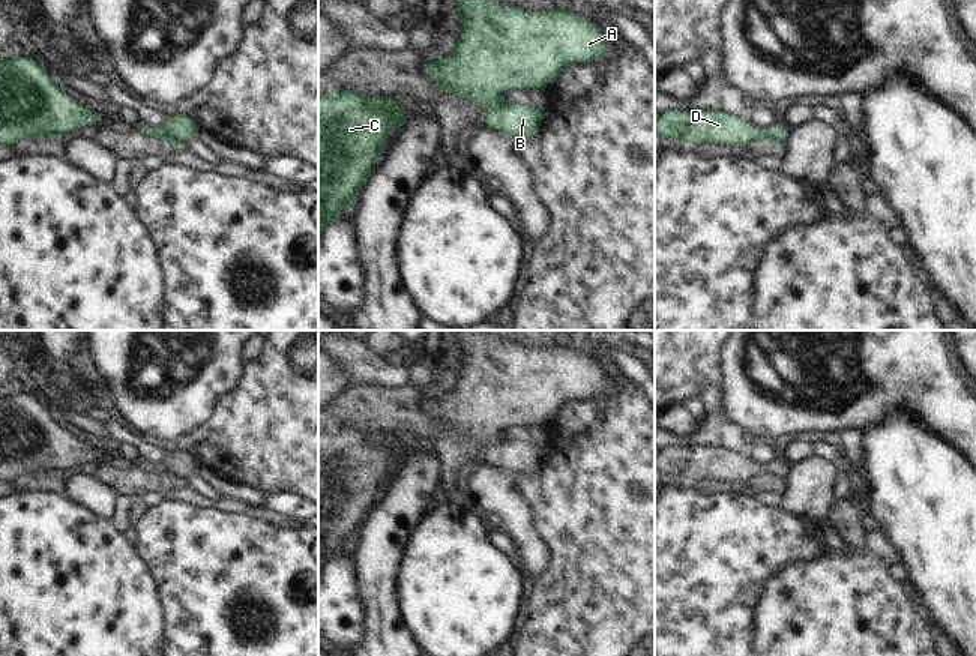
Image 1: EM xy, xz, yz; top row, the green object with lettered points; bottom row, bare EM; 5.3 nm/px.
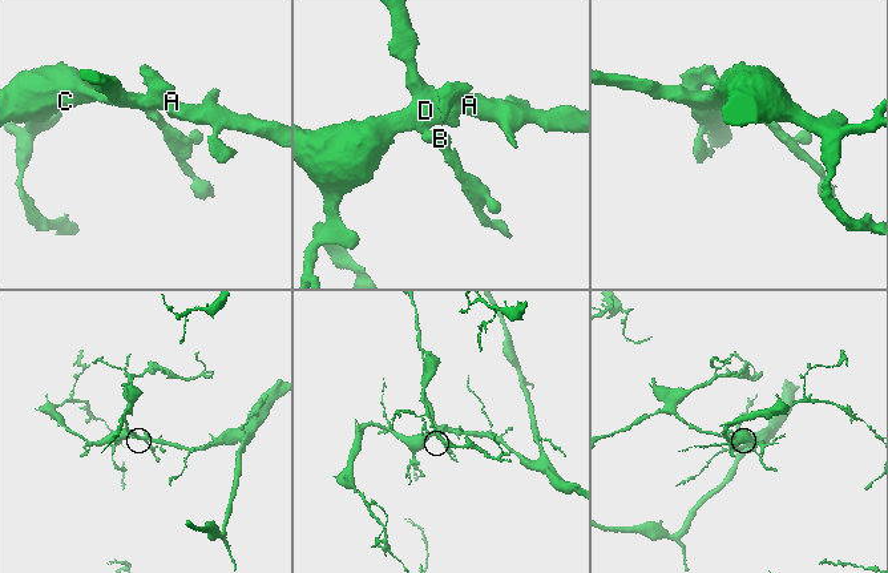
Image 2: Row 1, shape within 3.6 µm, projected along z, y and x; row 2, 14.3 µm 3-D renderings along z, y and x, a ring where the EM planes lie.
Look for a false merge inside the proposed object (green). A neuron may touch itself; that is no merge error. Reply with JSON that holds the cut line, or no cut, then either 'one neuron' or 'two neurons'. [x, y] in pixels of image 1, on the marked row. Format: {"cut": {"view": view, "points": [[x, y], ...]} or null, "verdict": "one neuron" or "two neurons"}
{"cut": null, "verdict": "one neuron"}

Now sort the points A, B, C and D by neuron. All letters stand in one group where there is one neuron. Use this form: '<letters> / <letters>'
A B C D

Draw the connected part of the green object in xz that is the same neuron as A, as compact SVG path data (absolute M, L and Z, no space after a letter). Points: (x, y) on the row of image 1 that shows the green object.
M458 0L462 38L452 56L425 63L425 74L434 80L440 92L452 92L473 104L485 107L483 126L511 137L530 140L538 135L544 113L530 102L497 102L511 90L553 86L560 72L574 63L604 60L610 39L590 18L581 18L565 6L554 11L529 12L511 9L494 0Z

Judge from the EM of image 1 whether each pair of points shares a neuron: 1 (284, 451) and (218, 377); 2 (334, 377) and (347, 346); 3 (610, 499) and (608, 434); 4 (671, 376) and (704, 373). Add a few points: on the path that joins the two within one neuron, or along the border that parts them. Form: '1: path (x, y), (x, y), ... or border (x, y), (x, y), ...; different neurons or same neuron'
1: border (245, 364), (240, 380), (218, 401), (209, 418); different neurons
2: border (334, 356), (349, 377), (350, 385); different neurons
3: path (610, 482), (608, 451); same neuron
4: path (679, 373), (697, 373); same neuron

